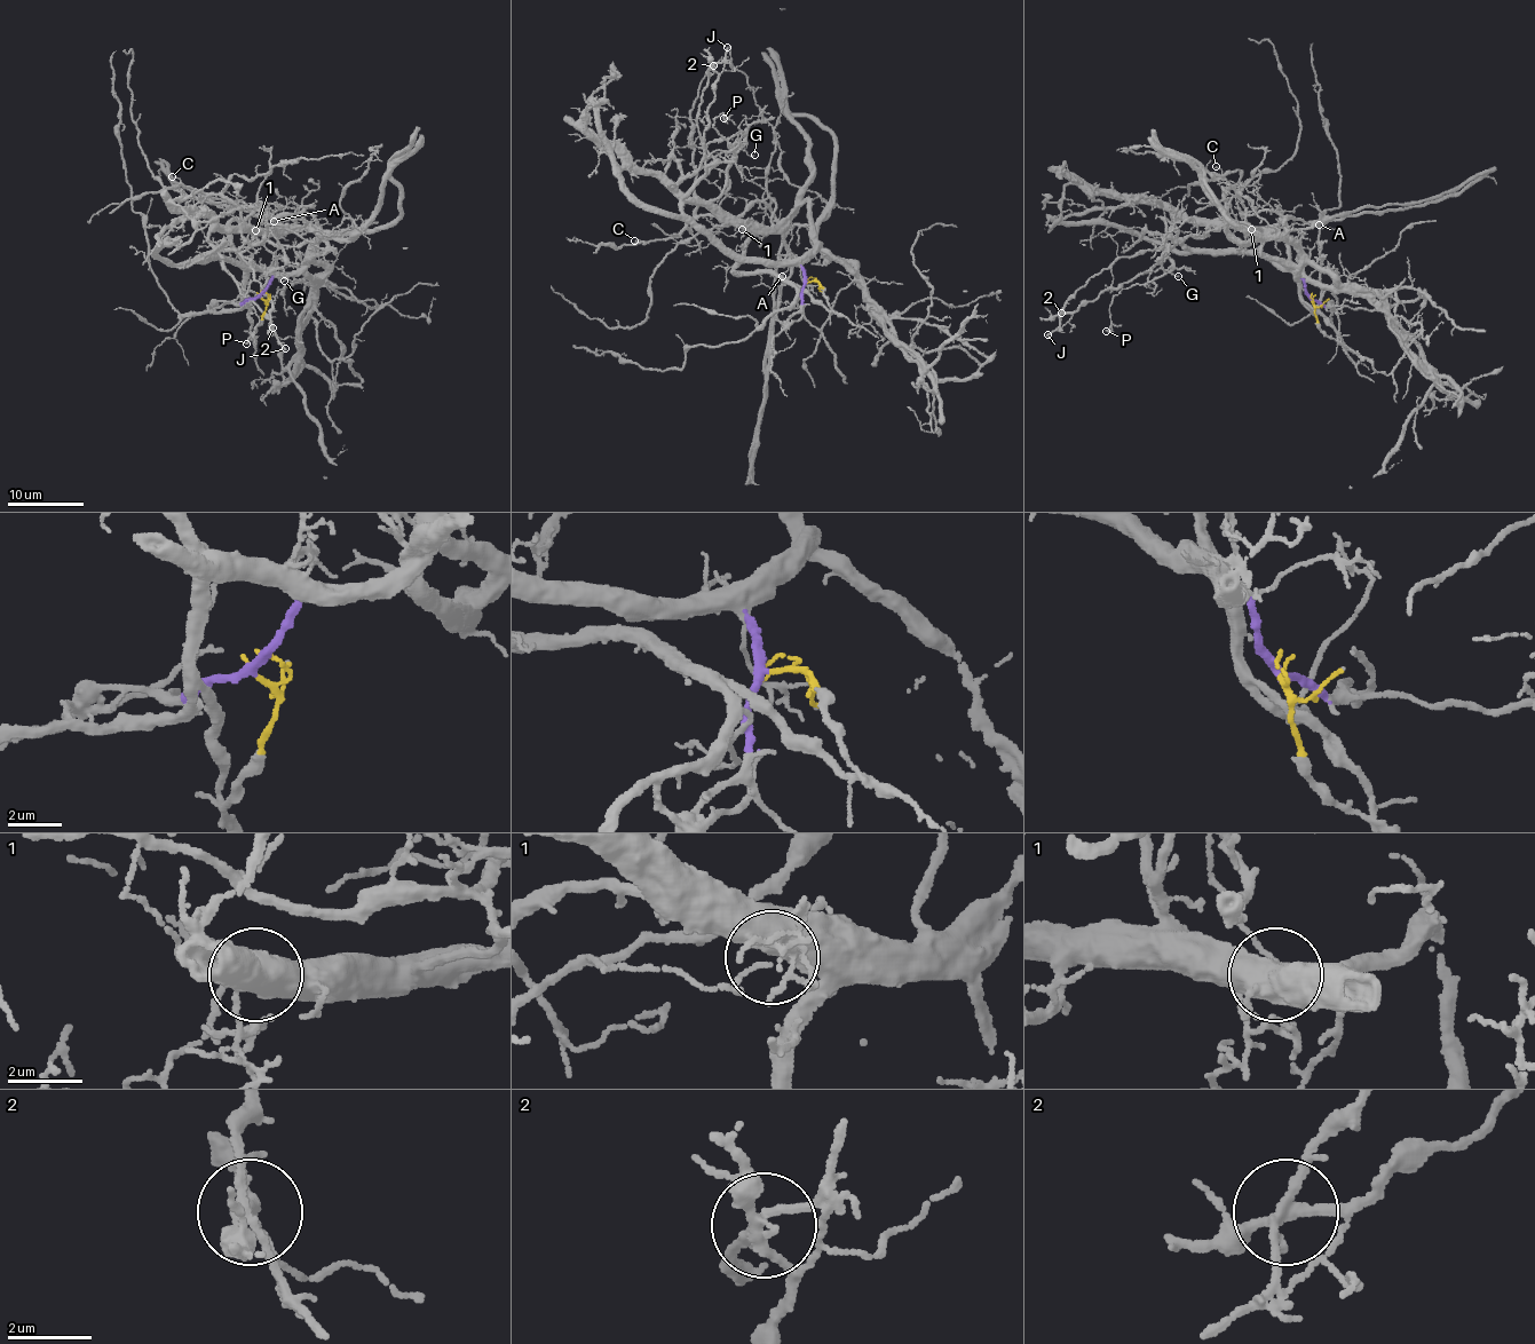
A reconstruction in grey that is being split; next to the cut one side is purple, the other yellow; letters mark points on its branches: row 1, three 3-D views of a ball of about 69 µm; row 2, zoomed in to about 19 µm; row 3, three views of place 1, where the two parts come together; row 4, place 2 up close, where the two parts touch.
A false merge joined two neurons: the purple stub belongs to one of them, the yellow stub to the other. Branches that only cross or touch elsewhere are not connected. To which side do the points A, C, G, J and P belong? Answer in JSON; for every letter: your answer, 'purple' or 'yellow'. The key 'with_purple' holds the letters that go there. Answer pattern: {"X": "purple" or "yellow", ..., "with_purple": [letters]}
{"A": "yellow", "C": "yellow", "G": "purple", "J": "purple", "P": "purple", "with_purple": ["G", "J", "P"]}

